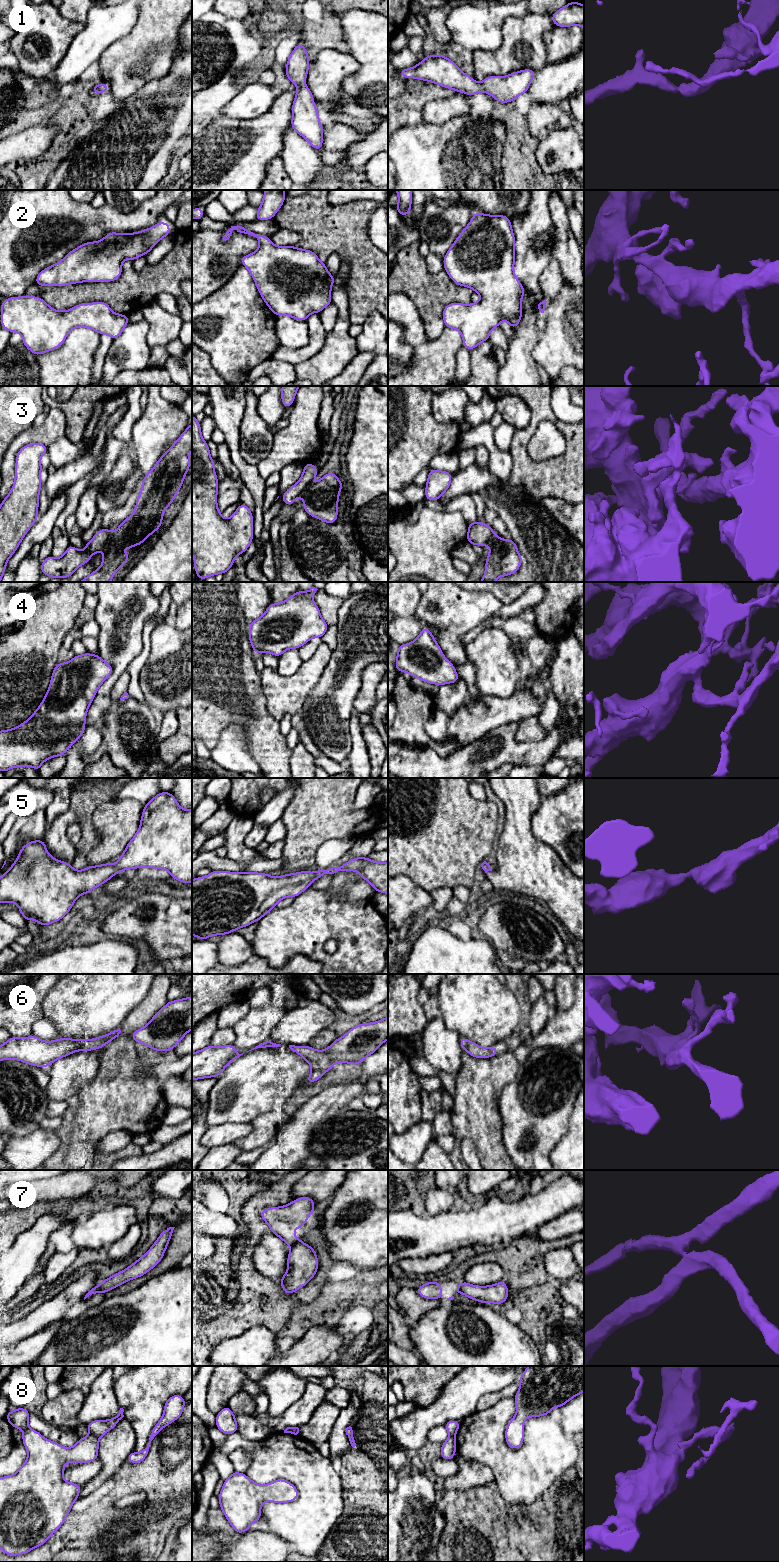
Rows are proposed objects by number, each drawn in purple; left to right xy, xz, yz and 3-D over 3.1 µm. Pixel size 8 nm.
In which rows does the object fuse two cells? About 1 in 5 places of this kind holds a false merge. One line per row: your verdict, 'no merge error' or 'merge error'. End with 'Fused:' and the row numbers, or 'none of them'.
1: no merge error
2: no merge error
3: no merge error
4: no merge error
5: no merge error
6: no merge error
7: merge error
8: merge error
Fused: 7, 8

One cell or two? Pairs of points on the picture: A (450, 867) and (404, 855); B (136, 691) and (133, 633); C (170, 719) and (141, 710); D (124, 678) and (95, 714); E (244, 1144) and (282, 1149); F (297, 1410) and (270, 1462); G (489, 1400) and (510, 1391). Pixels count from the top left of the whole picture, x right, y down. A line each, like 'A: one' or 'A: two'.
A: one
B: two
C: two
D: two
E: two
F: two
G: one

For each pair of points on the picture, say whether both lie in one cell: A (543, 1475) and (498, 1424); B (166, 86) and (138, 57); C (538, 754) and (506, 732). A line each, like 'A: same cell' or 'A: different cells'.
A: same cell
B: different cells
C: same cell

